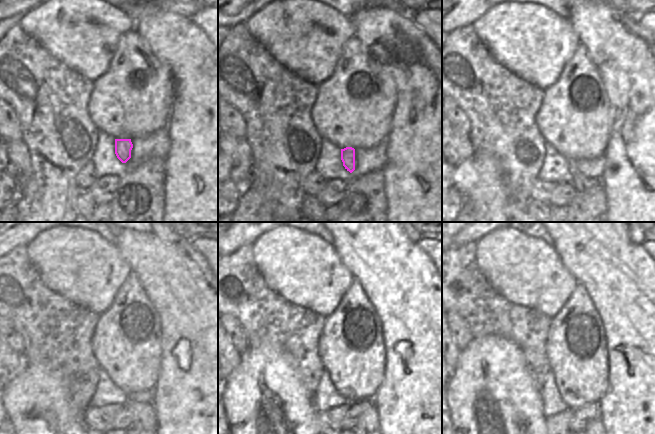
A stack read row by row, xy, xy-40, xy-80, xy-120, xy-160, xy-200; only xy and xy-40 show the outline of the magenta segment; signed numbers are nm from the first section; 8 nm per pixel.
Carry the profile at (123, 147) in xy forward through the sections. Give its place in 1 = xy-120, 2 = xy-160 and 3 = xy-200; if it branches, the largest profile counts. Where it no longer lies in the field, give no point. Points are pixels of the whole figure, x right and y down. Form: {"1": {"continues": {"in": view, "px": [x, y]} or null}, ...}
{"1": {"continues": {"in": "xy-120", "px": [144, 417]}}, "2": {"continues": {"in": "xy-160", "px": [368, 424]}}, "3": {"continues": {"in": "xy-200", "px": [597, 425]}}}

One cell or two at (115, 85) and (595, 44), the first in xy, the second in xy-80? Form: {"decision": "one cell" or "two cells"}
{"decision": "two cells"}

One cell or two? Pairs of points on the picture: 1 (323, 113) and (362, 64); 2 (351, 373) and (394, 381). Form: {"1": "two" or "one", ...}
{"1": "one", "2": "two"}

